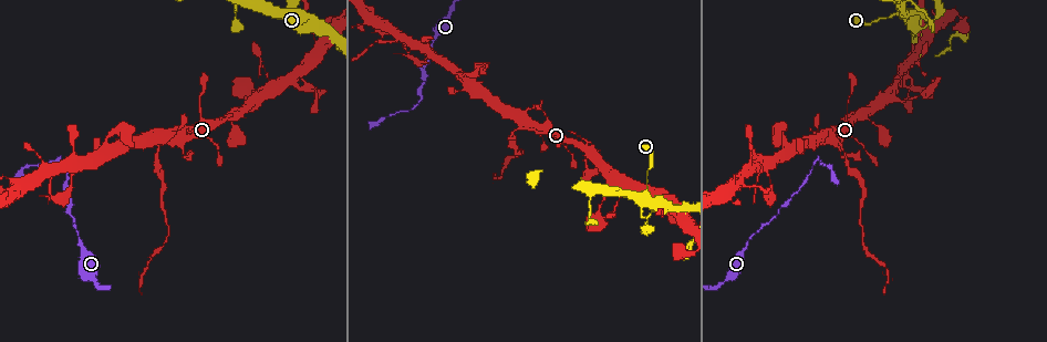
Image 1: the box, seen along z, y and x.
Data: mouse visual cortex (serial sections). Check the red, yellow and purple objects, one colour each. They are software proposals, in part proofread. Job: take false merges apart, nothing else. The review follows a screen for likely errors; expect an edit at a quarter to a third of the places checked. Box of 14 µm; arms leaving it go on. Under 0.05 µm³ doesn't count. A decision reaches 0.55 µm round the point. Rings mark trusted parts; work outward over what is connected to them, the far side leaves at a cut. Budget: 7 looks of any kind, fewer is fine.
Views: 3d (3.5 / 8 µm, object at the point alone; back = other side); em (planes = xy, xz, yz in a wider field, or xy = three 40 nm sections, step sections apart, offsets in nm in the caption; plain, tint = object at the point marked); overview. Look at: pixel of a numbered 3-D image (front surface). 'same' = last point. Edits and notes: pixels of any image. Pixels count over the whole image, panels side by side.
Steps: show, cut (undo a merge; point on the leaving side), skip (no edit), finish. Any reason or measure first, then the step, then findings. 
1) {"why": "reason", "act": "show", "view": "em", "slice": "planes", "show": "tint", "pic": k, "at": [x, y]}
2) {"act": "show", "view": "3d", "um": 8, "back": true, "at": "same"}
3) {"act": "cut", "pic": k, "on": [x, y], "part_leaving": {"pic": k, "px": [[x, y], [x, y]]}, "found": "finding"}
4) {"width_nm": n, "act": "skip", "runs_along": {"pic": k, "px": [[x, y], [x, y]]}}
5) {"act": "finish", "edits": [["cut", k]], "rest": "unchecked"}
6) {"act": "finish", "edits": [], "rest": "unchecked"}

{"why": "narrows sharply", "act": "show", "view": "3d", "um": 3.5, "pic": 1, "at": [511, 136]}

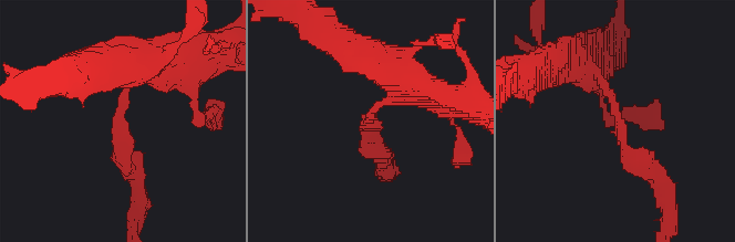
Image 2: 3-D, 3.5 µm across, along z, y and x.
{"arm_widths_nm": [150, 200], "why": "shape alone is not enough", "act": "show", "view": "em", "slice": "xy", "step": 2, "show": "tint", "pic": 2, "at": [618, 117]}

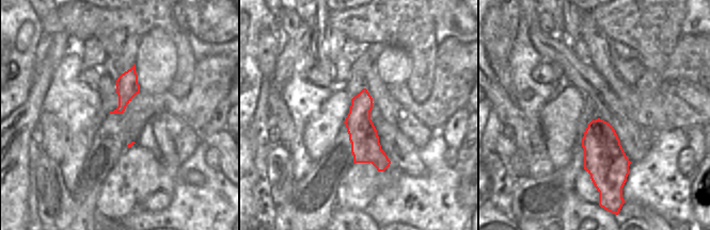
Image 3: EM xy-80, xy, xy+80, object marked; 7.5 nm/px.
{"act": "cut", "pic": 2, "on": [123, 145], "part_leaving": {"pic": 2, "px": [[123, 107], [120, 161], [140, 188]]}, "found": "a second cell is stuck on"}

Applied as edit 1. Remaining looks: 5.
{"why": "a narrow waist", "act": "show", "view": "3d", "um": 3.5, "pic": 1, "at": [265, 69]}

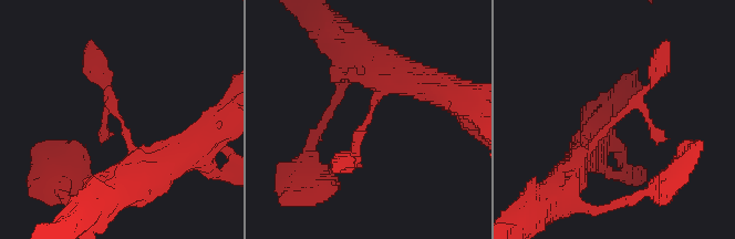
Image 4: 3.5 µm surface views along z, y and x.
{"why": "shape alone is not enough", "act": "show", "view": "em", "slice": "xy", "step": 2, "show": "tint", "pic": 4, "at": [618, 116]}

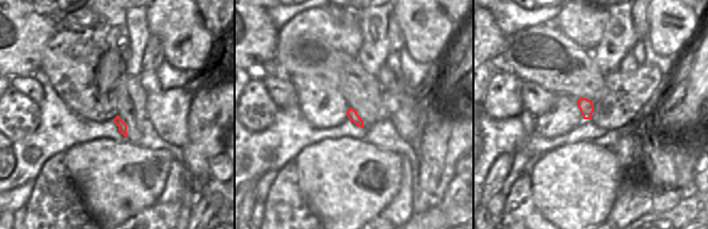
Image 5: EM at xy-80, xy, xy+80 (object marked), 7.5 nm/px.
{"width_nm": 80, "act": "skip", "runs_along": {"pic": 4, "px": [[572, 167], [652, 85], [660, 65]]}, "found": "continuous, no second cell"}

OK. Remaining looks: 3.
{"why": "abrupt turn", "act": "show", "view": "3d", "um": 3.5, "pic": 1, "at": [919, 26]}

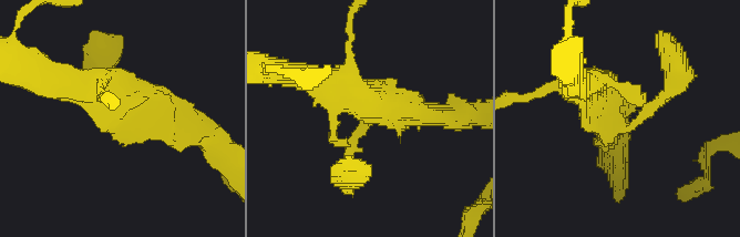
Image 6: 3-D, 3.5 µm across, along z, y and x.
{"arms": 3, "arm_widths_nm": [150, 450, 450], "act": "show", "view": "em", "slice": "xy", "step": 2, "show": "tint", "pic": 6, "at": [368, 127]}

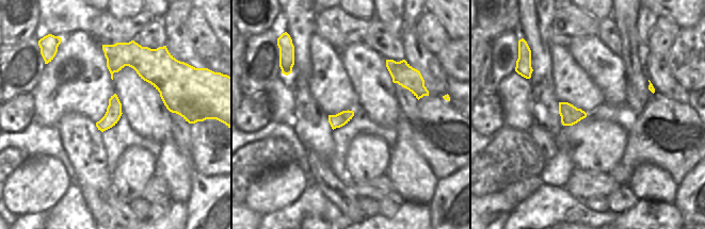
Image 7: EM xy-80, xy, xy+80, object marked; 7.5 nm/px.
{"act": "show", "view": "em", "slice": "xy", "step": 1, "show": "tint", "at": "same"}

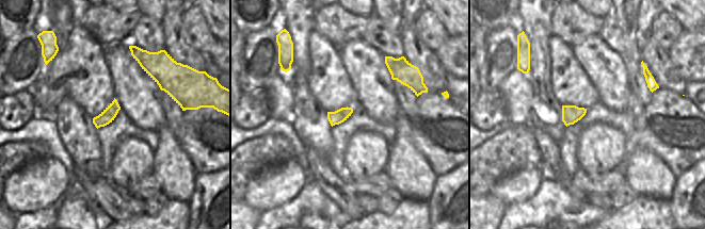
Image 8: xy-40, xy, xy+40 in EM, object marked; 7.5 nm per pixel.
{"act": "skip", "runs_along": {"pic": 6, "px": [[355, 94], [382, 105], [351, 140], [348, 171]]}, "found": "one cell here"}

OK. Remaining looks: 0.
{"act": "finish", "edits": [["cut", 2]], "rest": "unchecked"}

